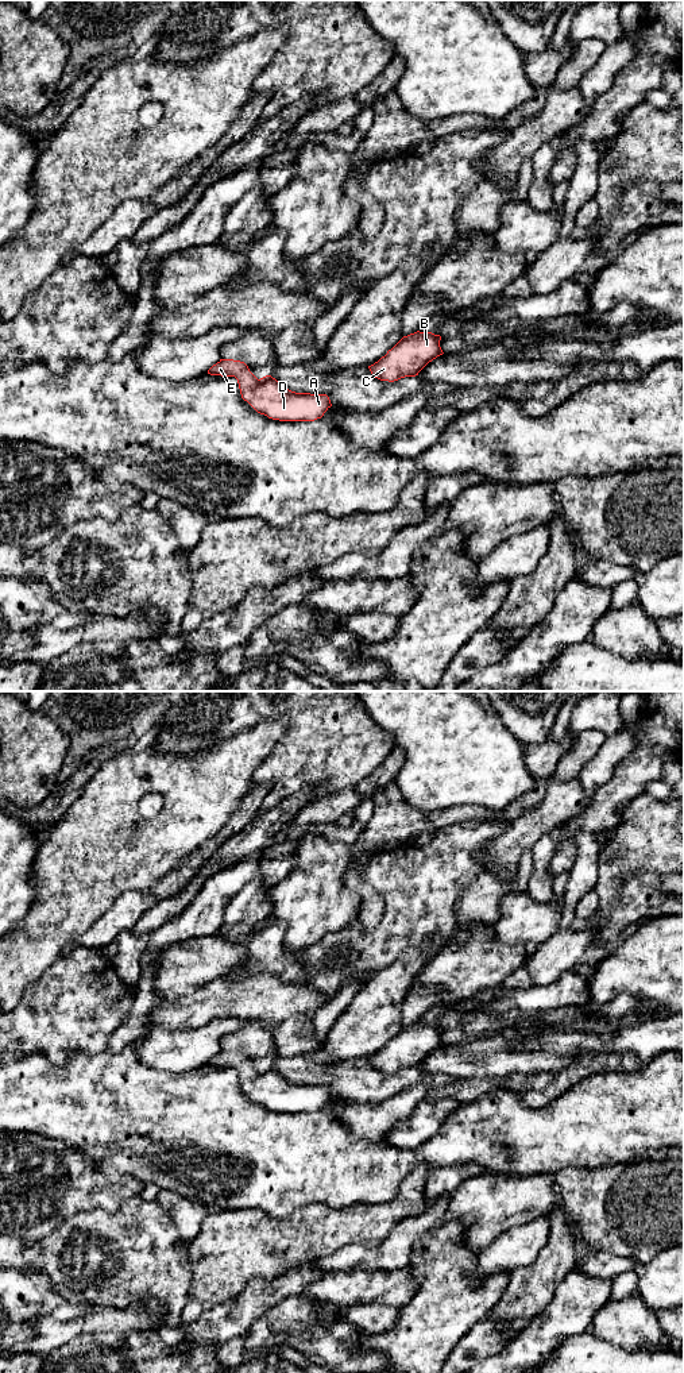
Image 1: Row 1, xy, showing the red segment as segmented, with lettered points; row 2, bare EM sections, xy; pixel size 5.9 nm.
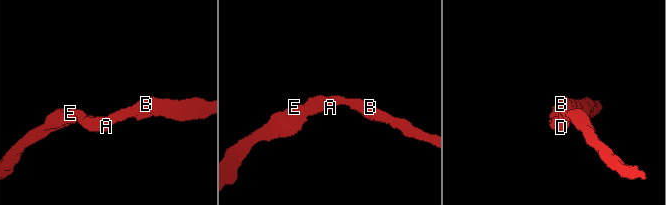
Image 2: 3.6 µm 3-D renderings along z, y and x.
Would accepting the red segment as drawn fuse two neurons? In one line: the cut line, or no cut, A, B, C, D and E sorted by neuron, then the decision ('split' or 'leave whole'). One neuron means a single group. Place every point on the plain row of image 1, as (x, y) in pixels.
no cut | A B C D E | leave whole

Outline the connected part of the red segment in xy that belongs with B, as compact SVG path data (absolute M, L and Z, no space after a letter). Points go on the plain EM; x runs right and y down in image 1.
M417 1022L403 1027L368 1060L380 1072L394 1073L405 1068L416 1068L429 1053L444 1045L440 1031L440 1026Z

